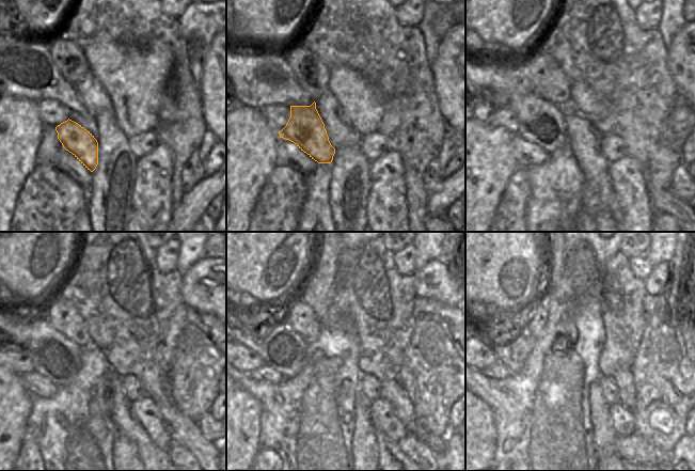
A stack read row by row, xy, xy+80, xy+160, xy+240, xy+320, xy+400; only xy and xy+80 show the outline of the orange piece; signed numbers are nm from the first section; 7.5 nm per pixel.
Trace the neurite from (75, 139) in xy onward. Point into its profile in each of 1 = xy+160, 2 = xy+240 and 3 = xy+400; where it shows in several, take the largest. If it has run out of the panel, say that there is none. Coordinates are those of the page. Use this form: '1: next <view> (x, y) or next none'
1: next xy+160 (540, 122)
2: next xy+240 (54, 357)
3: next xy+400 (512, 352)

